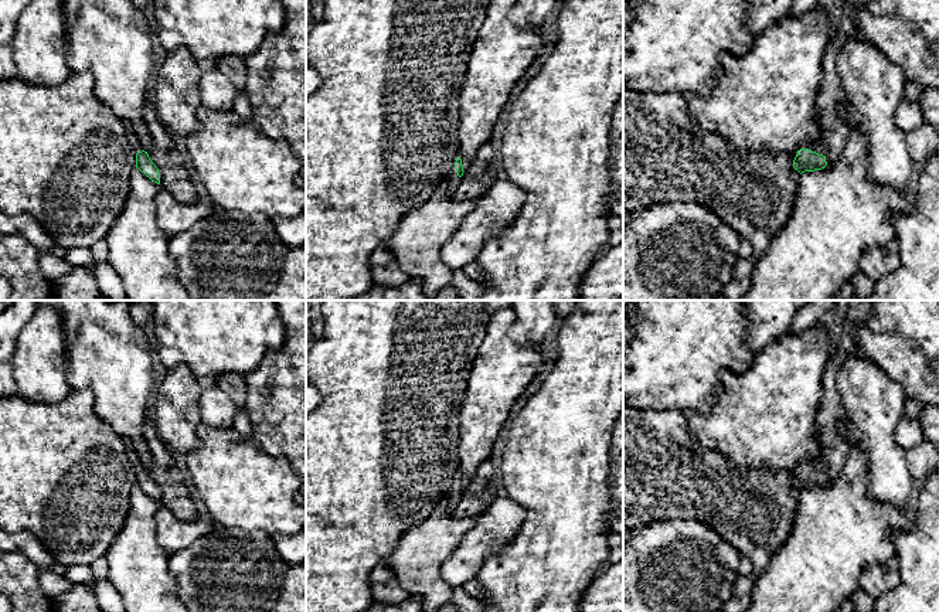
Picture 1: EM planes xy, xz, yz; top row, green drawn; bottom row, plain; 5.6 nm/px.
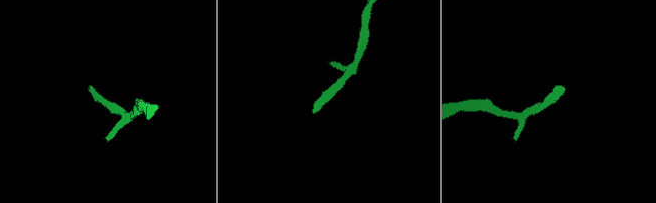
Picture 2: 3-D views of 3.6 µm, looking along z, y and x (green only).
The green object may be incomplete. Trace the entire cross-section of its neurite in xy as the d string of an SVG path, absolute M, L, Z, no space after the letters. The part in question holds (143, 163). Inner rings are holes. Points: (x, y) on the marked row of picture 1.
M122 120L126 137L136 152L136 167L144 173L152 181L160 184L160 173L156 164L150 160L147 152L143 150L140 140L137 139L132 125L127 120Z

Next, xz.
M457 157L456 162L455 162L455 170L446 181L446 187L450 193L453 193L457 188L463 173L465 171L463 171L463 166L462 166L462 159Z

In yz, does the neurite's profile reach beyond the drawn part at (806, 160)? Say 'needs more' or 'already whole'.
needs more

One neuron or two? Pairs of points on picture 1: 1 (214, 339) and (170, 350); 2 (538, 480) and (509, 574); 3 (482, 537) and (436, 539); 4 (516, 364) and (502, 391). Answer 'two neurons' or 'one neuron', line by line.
1: one neuron
2: one neuron
3: two neurons
4: one neuron

